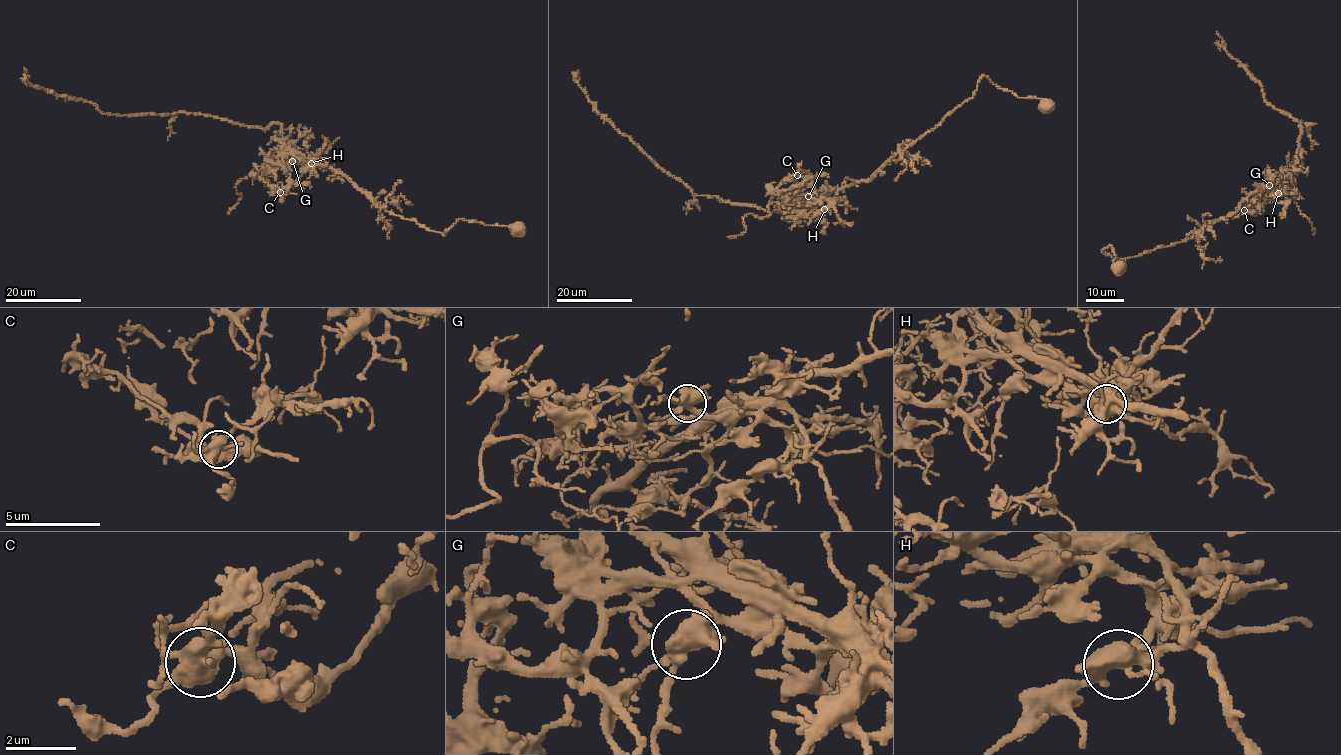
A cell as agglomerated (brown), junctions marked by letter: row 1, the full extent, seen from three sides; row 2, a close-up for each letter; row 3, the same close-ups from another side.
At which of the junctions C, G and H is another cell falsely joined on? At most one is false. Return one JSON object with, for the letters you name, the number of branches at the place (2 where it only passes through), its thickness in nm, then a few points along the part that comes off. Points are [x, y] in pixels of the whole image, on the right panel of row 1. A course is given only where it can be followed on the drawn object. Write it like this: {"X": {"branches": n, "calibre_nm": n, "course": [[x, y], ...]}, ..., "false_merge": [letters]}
{"H": {"branches": 5, "calibre_nm": 500, "course": [[1278, 193], [1269, 188], [1276, 178], [1298, 197], [1299, 211], [1314, 234]]}, "false_merge": ["H"]}

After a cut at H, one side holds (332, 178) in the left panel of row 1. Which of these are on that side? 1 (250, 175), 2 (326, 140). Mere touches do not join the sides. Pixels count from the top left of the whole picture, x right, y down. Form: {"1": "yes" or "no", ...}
{"1": "no", "2": "yes"}

